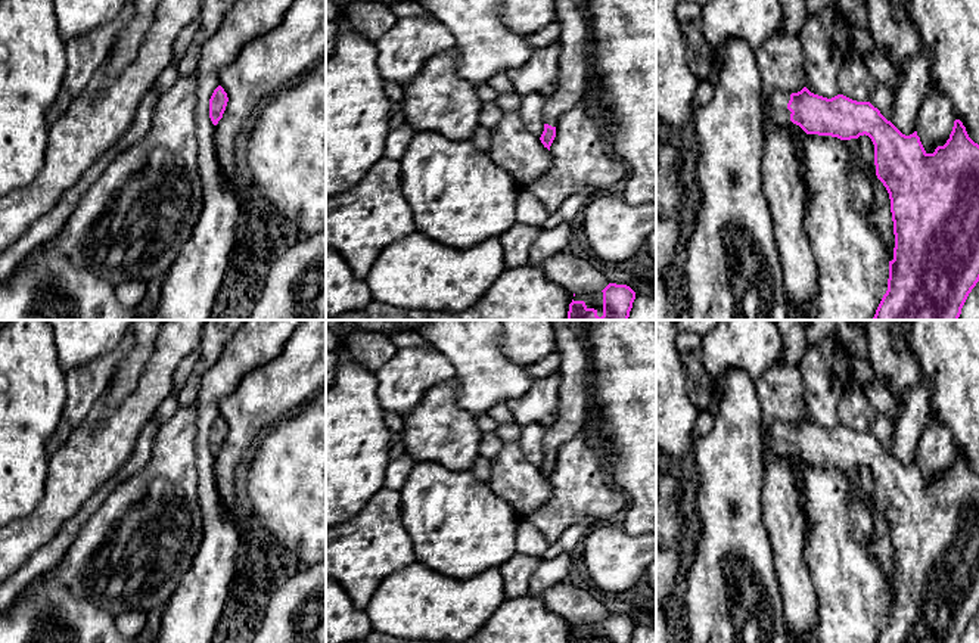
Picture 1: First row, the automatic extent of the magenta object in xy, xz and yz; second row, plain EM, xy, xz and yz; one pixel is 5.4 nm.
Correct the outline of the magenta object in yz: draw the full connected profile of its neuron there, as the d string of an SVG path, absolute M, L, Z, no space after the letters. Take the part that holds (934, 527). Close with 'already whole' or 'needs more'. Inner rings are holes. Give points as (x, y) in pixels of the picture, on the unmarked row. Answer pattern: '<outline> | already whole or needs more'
M806 417L792 425L776 422L767 432L767 441L773 453L792 451L806 465L832 466L840 470L865 465L871 469L876 506L889 524L895 565L888 621L876 643L961 643L969 624L979 612L979 475L969 468L963 453L955 450L947 473L927 484L917 462L905 466L870 432L857 432L843 425L827 429L811 423Z | needs more

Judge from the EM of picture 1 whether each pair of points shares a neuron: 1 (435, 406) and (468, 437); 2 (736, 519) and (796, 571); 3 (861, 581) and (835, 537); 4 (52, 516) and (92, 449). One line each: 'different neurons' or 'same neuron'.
1: same neuron
2: different neurons
3: same neuron
4: same neuron

